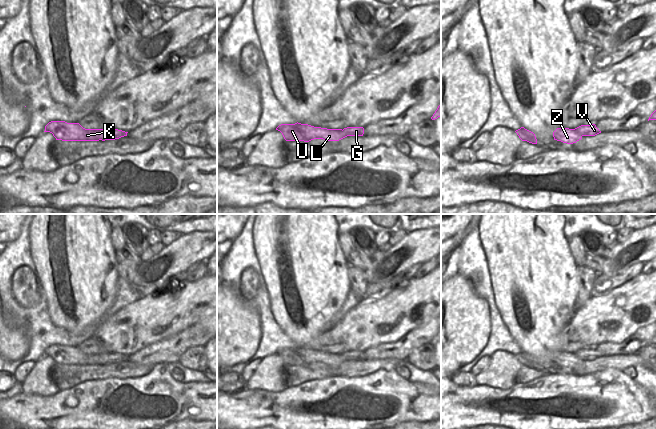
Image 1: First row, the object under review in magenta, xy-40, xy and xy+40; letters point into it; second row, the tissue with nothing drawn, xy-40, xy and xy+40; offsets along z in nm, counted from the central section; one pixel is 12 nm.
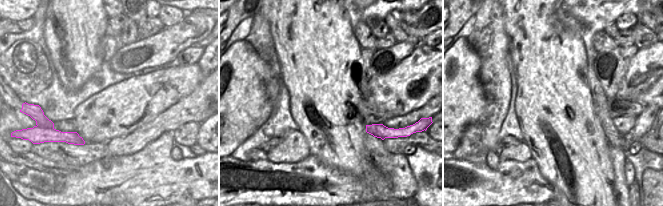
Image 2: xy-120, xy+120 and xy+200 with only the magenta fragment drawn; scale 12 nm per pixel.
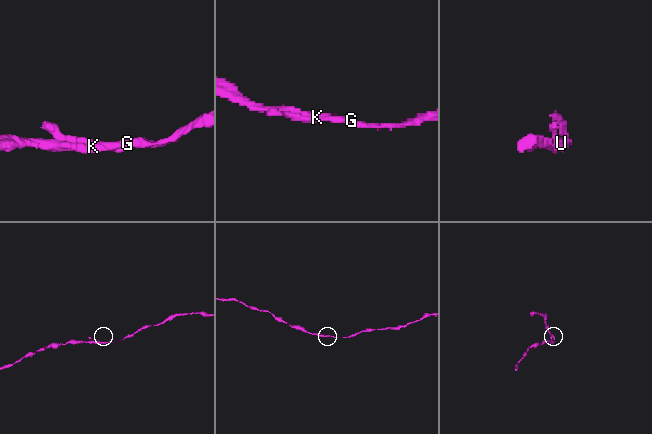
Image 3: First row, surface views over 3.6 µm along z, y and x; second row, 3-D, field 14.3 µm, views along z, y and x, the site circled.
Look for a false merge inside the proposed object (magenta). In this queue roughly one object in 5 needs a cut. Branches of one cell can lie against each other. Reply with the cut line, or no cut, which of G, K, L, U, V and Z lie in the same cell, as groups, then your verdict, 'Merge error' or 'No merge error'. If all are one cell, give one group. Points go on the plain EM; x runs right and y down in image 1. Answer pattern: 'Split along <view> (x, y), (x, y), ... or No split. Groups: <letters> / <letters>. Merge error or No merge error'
No split. Groups: G K L U V Z. No merge error

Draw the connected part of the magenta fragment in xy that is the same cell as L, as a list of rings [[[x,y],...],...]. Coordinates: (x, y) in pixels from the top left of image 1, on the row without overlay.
[[[281,348],[276,354],[280,355],[286,365],[309,366],[314,363],[339,365],[347,360],[363,360],[363,351],[347,351],[342,353],[327,353],[308,348]]]

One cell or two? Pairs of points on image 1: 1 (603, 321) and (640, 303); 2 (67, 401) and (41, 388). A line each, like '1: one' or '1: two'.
1: one
2: two

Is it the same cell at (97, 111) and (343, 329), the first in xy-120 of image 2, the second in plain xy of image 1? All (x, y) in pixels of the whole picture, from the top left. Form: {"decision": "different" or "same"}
{"decision": "same"}

